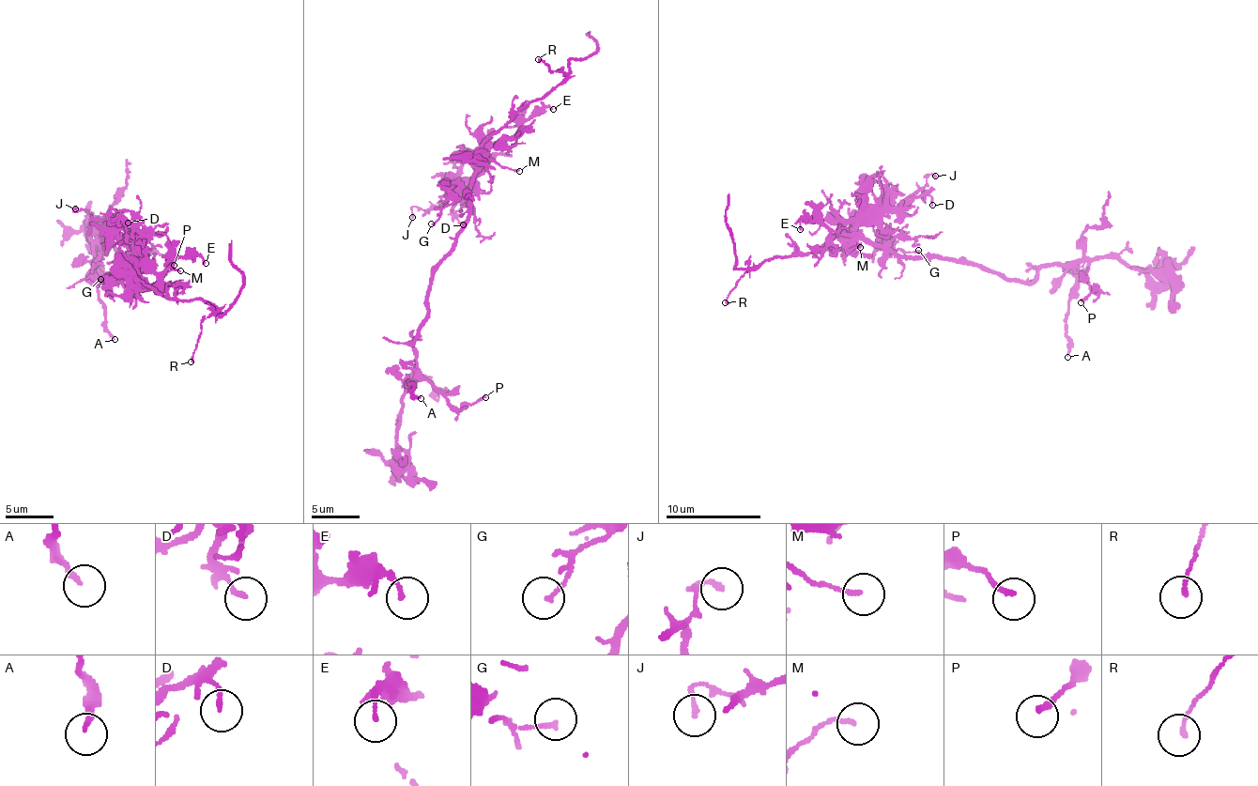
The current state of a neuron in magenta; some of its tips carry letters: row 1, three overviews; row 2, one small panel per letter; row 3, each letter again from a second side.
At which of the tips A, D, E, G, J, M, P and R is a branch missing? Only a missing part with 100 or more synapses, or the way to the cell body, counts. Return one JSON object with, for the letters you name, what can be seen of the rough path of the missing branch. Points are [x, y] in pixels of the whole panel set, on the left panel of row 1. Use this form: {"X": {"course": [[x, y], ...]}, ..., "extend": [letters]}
{"extend": []}

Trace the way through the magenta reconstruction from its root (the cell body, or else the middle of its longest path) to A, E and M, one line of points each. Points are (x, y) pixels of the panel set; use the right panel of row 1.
A: (926, 257), (950, 257), (1021, 282), (1031, 281), (1043, 267), (1084, 265), (1066, 315), (1067, 357)
E: (926, 257), (884, 252), (877, 245), (847, 235), (834, 237), (830, 230), (817, 222), (801, 221), (800, 229)
M: (926, 257), (894, 254), (862, 240), (857, 240), (849, 251), (859, 244), (860, 247)

